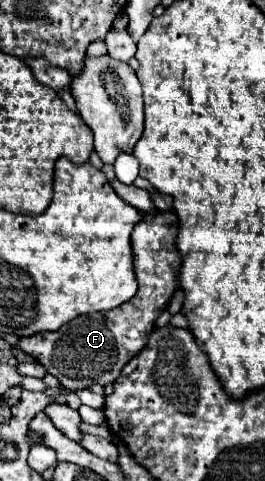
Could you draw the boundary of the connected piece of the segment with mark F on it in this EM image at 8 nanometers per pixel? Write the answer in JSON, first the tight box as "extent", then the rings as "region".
{"extent":[18,210,180,392],"region":[[[158,210],[154,214],[144,212],[142,220],[130,236],[134,252],[134,272],[138,278],[136,296],[110,312],[78,316],[56,332],[42,332],[20,338],[18,348],[30,354],[36,362],[40,362],[68,390],[76,392],[92,384],[112,384],[120,376],[126,362],[146,346],[148,334],[154,330],[156,318],[166,310],[172,294],[178,288],[180,252],[174,244],[176,234],[178,218],[172,210]]]}

